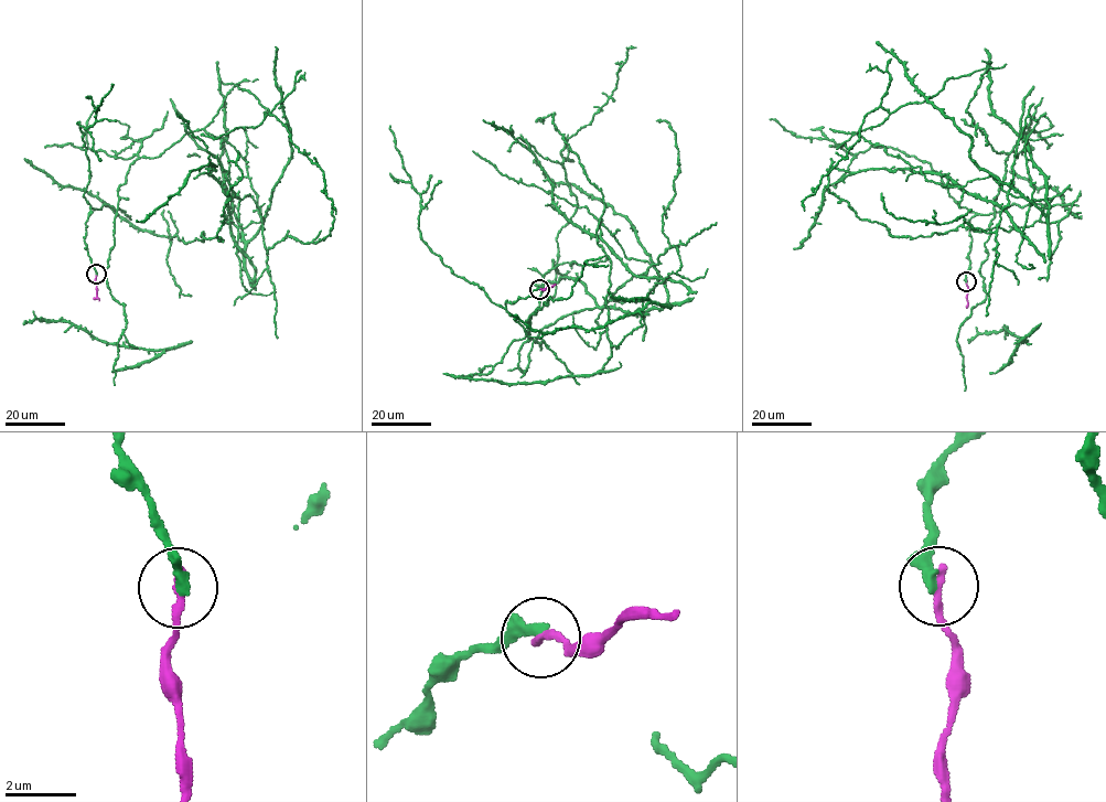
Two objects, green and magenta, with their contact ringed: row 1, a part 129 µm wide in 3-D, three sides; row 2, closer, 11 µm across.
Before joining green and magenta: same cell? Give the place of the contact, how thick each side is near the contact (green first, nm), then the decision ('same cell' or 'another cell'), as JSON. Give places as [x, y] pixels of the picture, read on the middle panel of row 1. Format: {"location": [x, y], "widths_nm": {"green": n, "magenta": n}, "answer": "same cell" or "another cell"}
{"location": [539, 289], "widths_nm": {"green": 300, "magenta": 240}, "answer": "another cell"}

